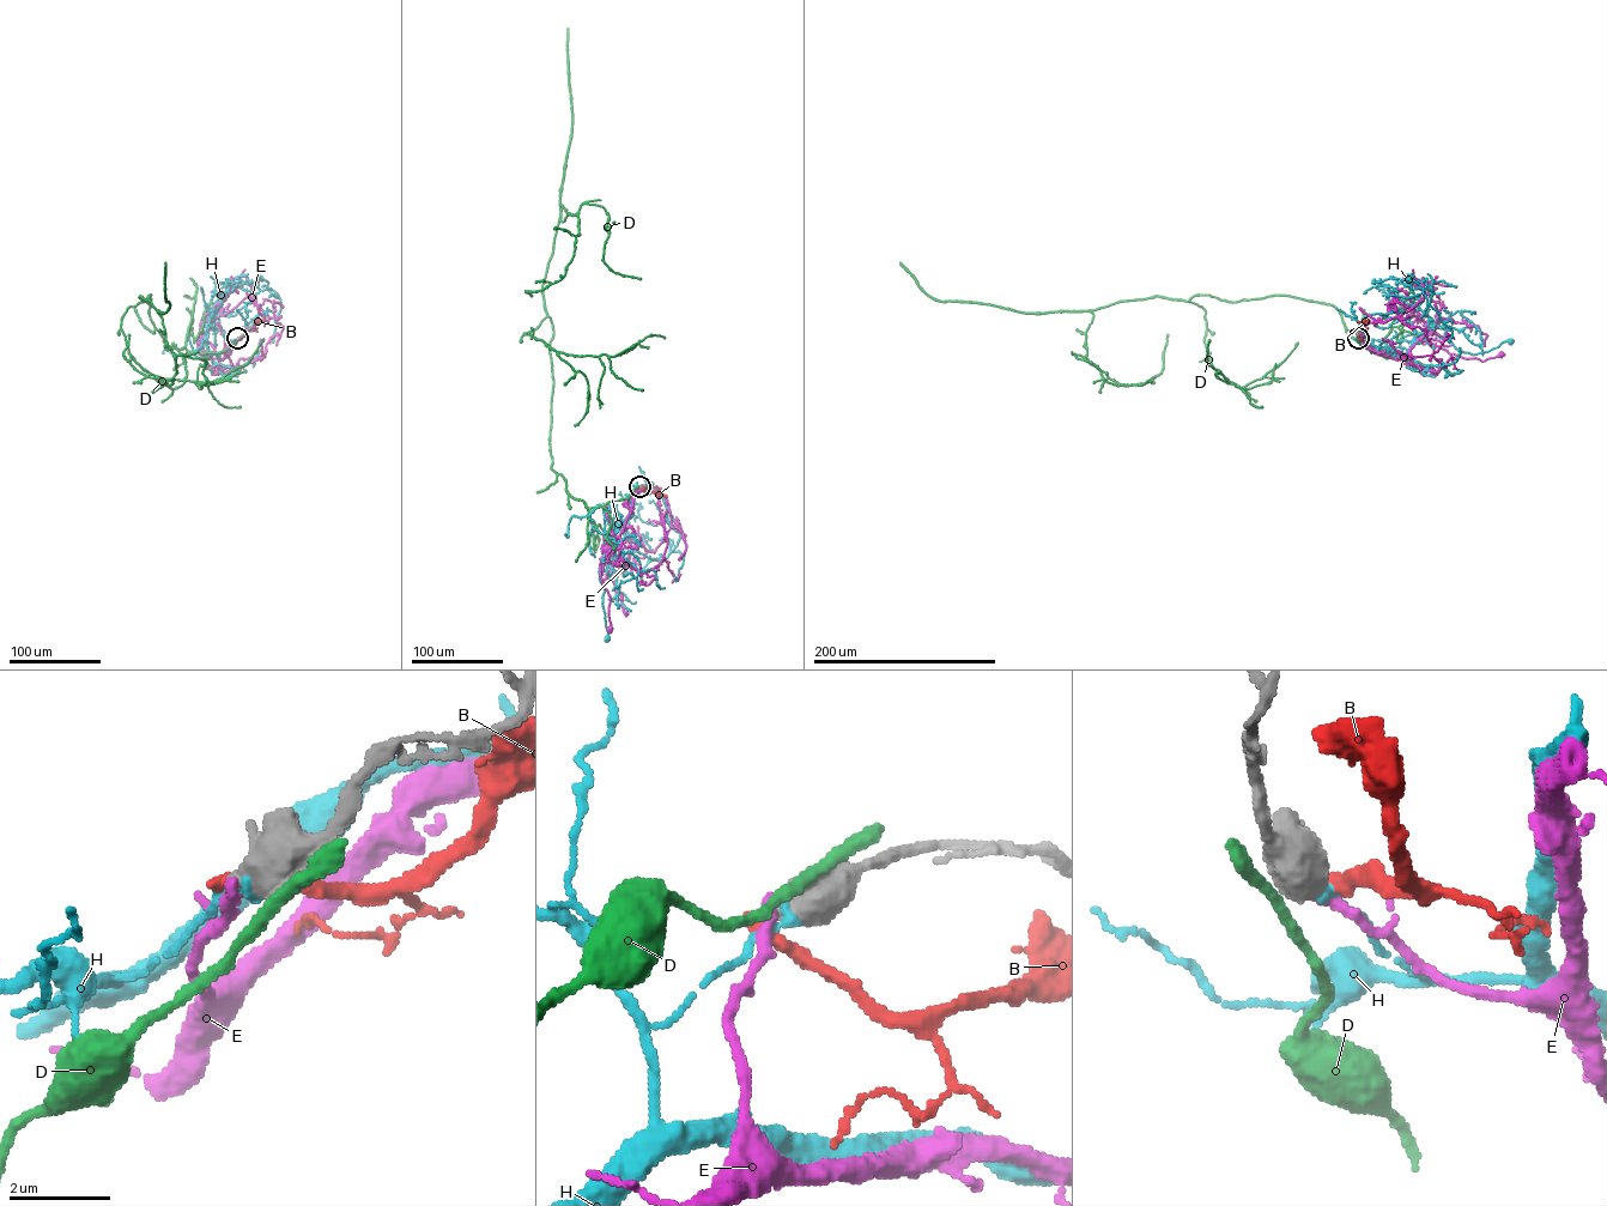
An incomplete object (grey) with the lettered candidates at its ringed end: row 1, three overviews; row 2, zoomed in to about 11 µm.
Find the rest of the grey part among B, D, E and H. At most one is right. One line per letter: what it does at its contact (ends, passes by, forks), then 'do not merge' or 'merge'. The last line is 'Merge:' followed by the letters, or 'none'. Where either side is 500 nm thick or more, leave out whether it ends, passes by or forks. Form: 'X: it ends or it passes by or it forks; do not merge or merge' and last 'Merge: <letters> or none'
B: do not merge
D: do not merge
E: do not merge
H: do not merge
Merge: none

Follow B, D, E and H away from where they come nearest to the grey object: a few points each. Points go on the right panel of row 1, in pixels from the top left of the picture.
B: (1358, 338), (1363, 323), (1369, 320)
D: (1357, 339), (1380, 350), (1352, 338), (1332, 304), (1286, 295), (1156, 296), (1043, 313), (935, 300), (901, 262)
E: (1358, 338), (1368, 349), (1394, 359), (1407, 357), (1419, 340), (1467, 358), (1484, 361), (1501, 355)
H: (1358, 338), (1408, 353), (1414, 338), (1430, 328), (1460, 351), (1473, 355), (1510, 341)

